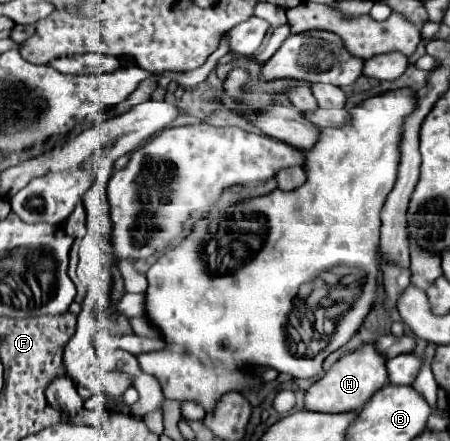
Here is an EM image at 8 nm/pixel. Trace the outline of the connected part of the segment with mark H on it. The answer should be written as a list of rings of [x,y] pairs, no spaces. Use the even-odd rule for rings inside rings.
[[[366,344],[360,350],[340,358],[332,370],[320,378],[304,398],[304,404],[312,412],[348,412],[348,410],[360,410],[376,390],[380,390],[388,382],[388,370],[386,370],[386,358],[378,354],[376,344]]]

